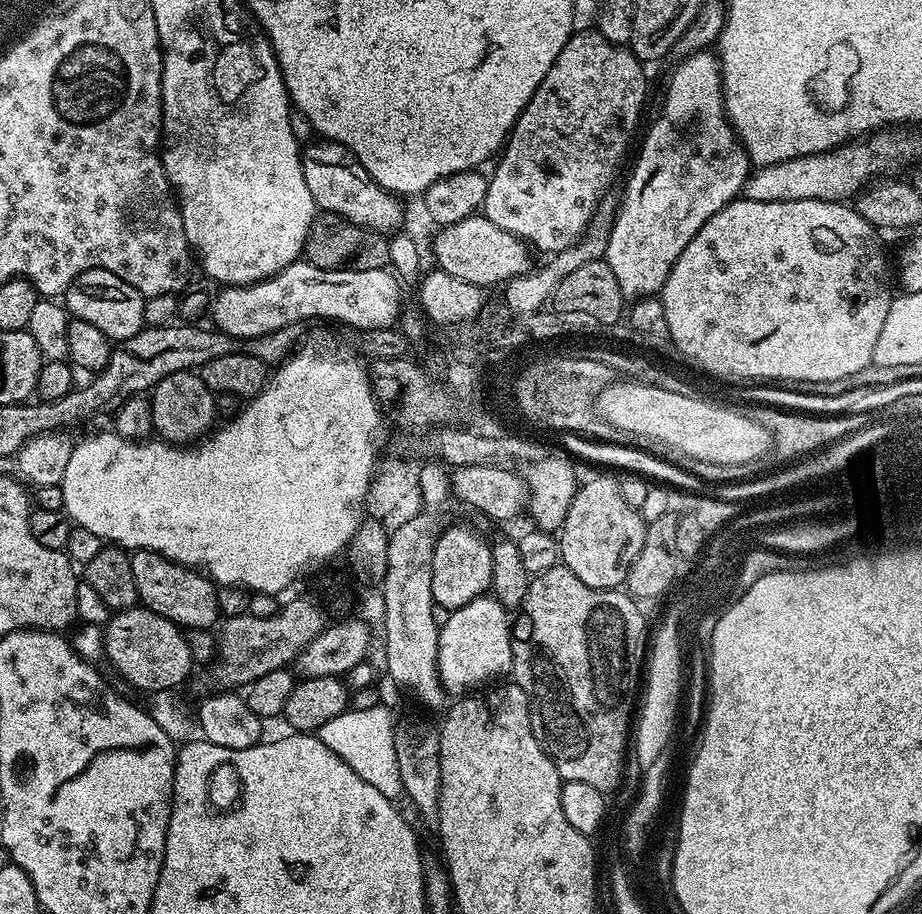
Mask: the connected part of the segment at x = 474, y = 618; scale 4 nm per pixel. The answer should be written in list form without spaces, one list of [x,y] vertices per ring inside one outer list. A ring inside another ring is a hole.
[[[485,594],[474,603],[470,603],[463,609],[457,609],[451,613],[452,620],[439,625],[438,648],[437,648],[437,670],[442,688],[449,697],[460,698],[471,693],[479,684],[492,680],[495,676],[507,677],[512,670],[512,649],[514,639],[512,632],[508,629],[509,613],[503,605],[491,595]]]

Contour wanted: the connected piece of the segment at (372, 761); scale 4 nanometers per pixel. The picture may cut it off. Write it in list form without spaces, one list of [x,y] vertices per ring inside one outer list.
[[[383,703],[373,706],[371,710],[345,710],[338,714],[338,718],[330,718],[326,726],[318,729],[323,744],[330,746],[363,780],[370,782],[370,786],[374,786],[378,794],[396,802],[405,793],[394,750],[394,732],[394,715]]]

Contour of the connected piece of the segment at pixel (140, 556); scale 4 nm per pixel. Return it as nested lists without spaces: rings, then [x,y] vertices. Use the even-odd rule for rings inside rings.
[[[149,550],[133,551],[131,557],[136,594],[143,607],[185,629],[211,629],[212,623],[221,619],[217,585],[203,571]]]

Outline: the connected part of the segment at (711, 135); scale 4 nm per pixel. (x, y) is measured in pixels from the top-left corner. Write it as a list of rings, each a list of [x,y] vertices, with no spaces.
[[[707,52],[689,57],[682,63],[672,76],[672,82],[668,88],[669,100],[664,108],[662,116],[658,120],[658,124],[649,130],[648,138],[644,142],[644,150],[640,154],[640,168],[644,171],[644,185],[640,188],[640,193],[636,196],[636,201],[629,206],[628,210],[620,217],[616,218],[611,228],[611,236],[609,238],[609,248],[606,261],[608,267],[611,268],[614,277],[617,278],[621,287],[625,301],[636,302],[643,301],[645,298],[652,298],[663,289],[668,276],[672,273],[672,267],[676,264],[677,258],[682,254],[682,250],[686,250],[688,243],[694,238],[694,234],[698,234],[698,230],[702,230],[709,218],[711,218],[718,210],[722,210],[726,205],[731,204],[744,191],[744,183],[747,182],[750,175],[750,161],[745,154],[743,147],[737,140],[735,133],[728,123],[724,114],[724,97],[722,95],[722,69],[715,55],[710,56]]]

